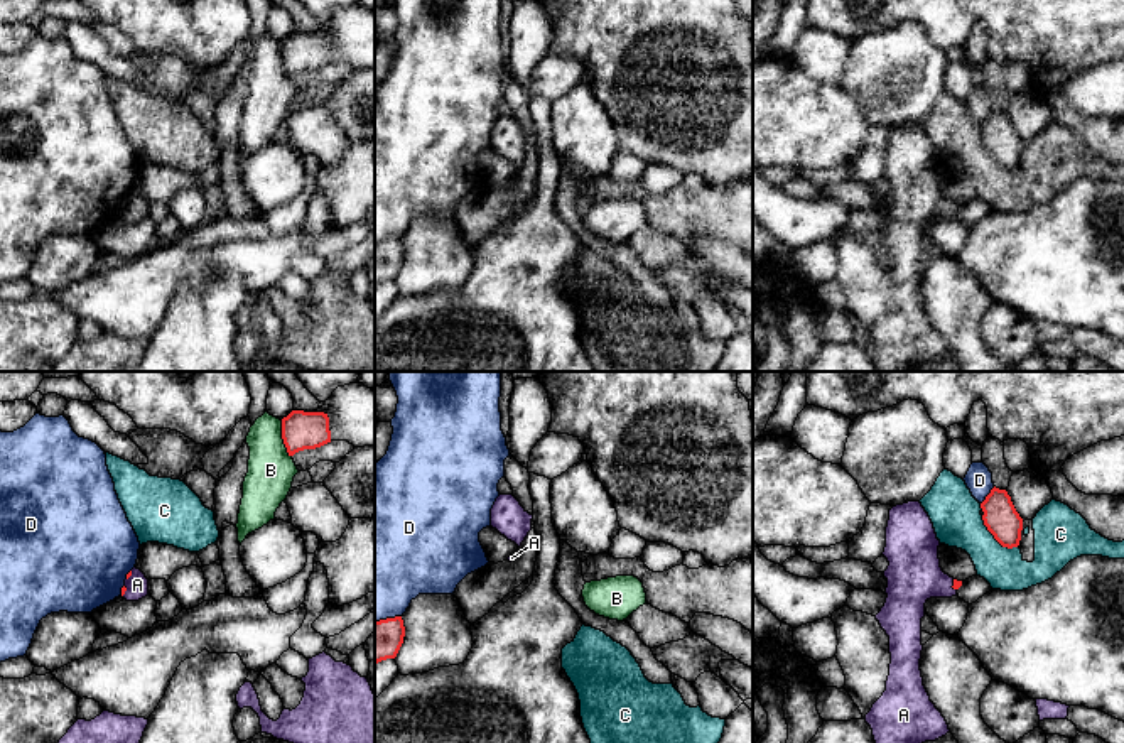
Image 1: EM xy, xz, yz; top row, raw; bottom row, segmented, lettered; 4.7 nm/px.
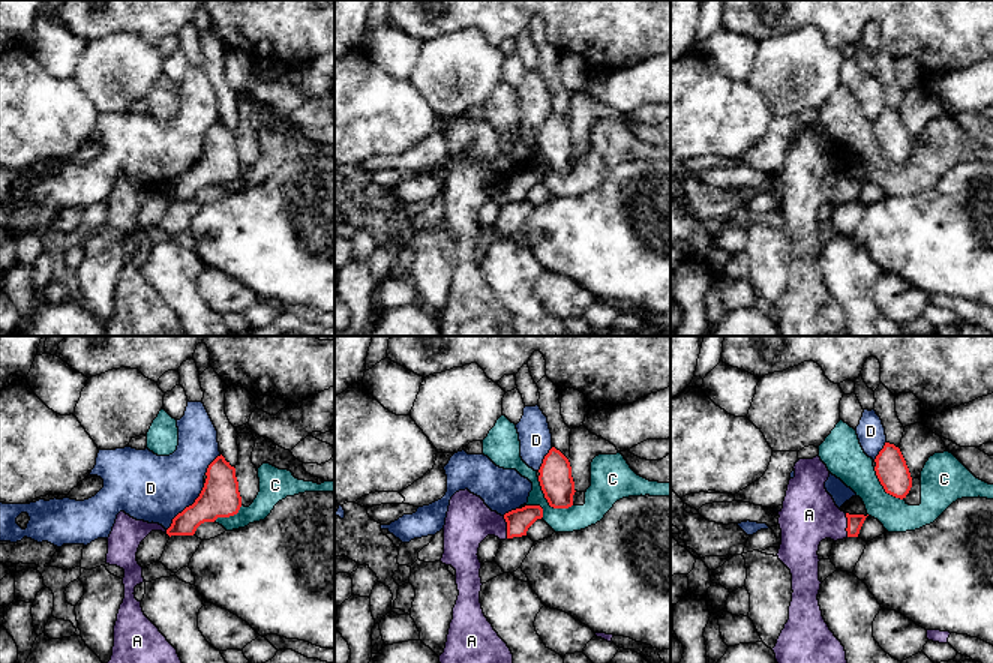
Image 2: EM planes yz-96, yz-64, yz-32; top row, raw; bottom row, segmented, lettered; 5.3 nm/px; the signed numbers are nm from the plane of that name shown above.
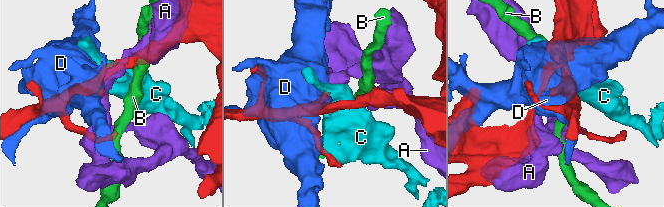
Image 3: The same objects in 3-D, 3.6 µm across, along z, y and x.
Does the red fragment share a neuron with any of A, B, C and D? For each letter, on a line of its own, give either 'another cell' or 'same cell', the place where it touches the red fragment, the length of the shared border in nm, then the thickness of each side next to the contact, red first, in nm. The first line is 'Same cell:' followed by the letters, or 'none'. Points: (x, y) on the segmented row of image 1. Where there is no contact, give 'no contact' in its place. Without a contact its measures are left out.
Same cell: A
A: same cell | yz (954, 585) | 60 nm | 40/260 nm
B: another cell | xy (282, 438) | 180 nm | 180/220 nm
C: another cell | yz (994, 537) | 240 nm | 160/240 nm
D: another cell | yz (988, 495) | 110 nm | 160/130 nm

